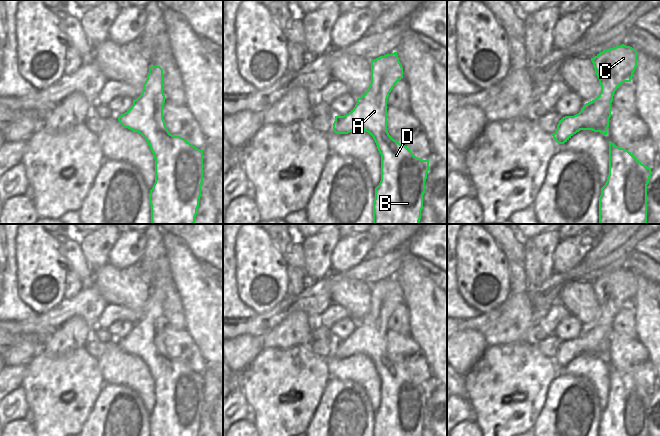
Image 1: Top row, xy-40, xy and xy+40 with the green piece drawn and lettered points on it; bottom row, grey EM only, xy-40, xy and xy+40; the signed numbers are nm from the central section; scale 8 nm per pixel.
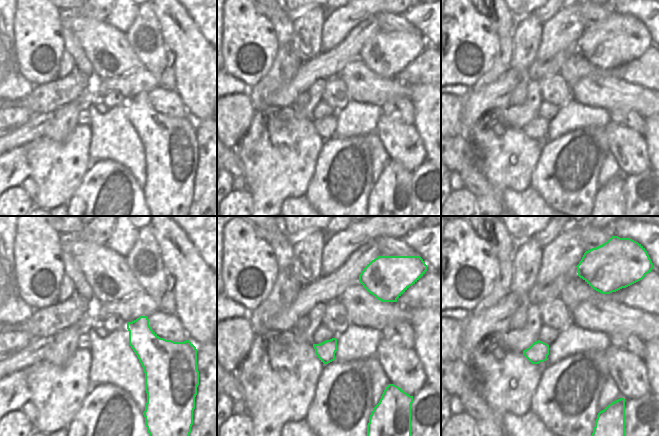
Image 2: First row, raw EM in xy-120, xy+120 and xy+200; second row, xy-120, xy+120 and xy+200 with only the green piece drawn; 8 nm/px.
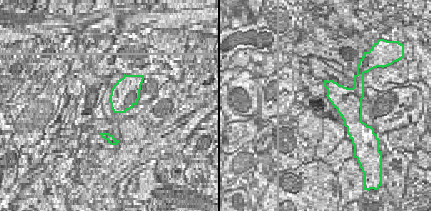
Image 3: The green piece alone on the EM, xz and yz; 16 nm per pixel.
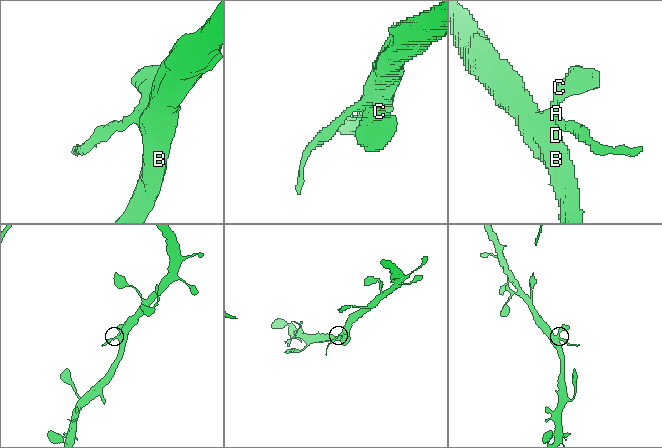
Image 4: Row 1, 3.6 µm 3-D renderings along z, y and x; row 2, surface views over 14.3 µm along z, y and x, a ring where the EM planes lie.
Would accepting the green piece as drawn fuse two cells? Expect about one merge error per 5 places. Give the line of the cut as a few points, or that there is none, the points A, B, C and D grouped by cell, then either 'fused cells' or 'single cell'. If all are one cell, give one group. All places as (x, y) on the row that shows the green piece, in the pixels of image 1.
no cut; A B C D; single cell

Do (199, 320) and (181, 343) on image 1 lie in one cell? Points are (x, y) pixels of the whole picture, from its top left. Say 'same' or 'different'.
different

